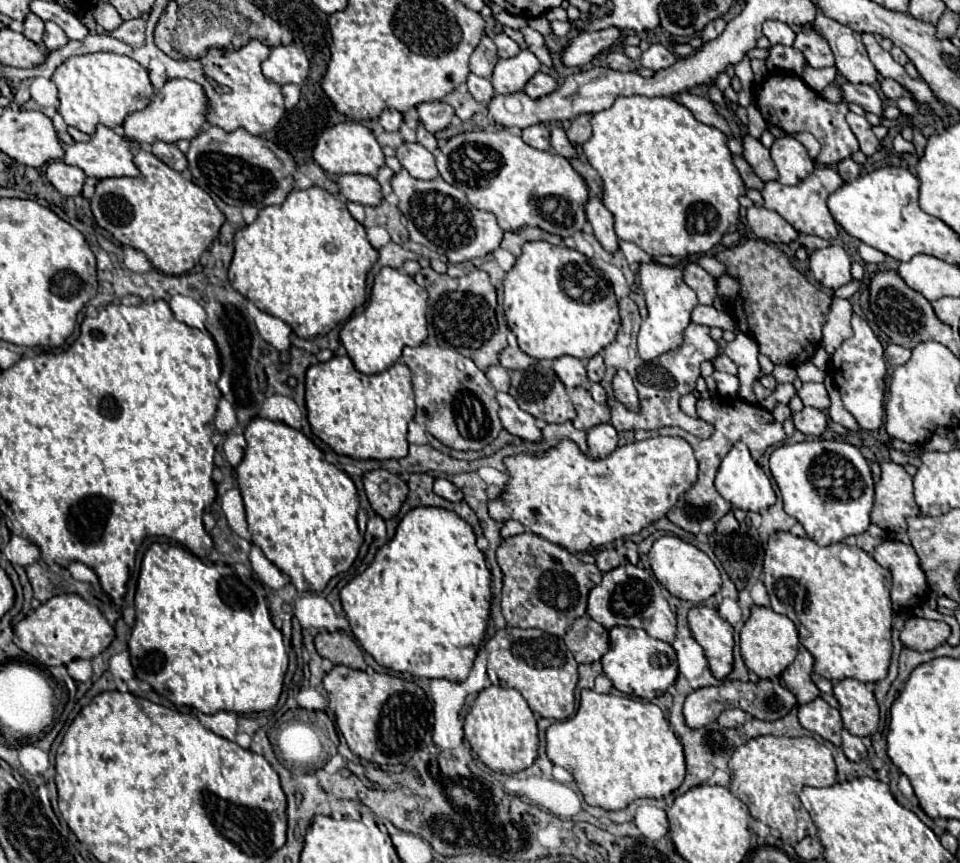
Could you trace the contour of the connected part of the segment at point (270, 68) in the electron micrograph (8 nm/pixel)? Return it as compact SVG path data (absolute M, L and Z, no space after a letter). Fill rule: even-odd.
M280 45L274 47L268 59L262 63L262 73L270 83L288 85L288 83L304 83L308 77L308 57L296 45Z

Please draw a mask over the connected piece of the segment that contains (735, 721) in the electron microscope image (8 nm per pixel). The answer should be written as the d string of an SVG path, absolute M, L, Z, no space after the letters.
M726 709L726 711L722 711L720 717L718 717L718 723L720 723L722 727L734 727L734 729L742 727L744 721L746 721L746 713L744 713L742 709Z

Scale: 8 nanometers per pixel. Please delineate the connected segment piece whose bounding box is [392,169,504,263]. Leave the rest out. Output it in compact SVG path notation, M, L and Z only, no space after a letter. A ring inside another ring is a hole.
M406 169L394 175L392 189L398 195L398 209L408 219L408 233L414 243L436 251L446 257L450 263L462 263L474 257L486 257L502 241L502 229L496 223L496 217L488 211L476 209L462 189L446 183L442 177L432 181L420 181L410 177Z

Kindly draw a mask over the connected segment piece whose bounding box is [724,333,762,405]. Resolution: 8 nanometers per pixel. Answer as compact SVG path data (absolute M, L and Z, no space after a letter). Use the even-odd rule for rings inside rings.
M738 333L736 341L728 343L724 353L738 365L738 379L740 379L738 397L754 405L756 397L752 391L752 383L762 375L760 365L758 365L758 345L748 335Z

